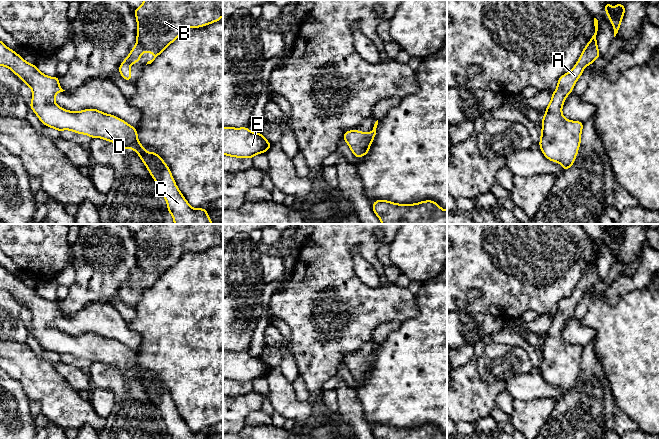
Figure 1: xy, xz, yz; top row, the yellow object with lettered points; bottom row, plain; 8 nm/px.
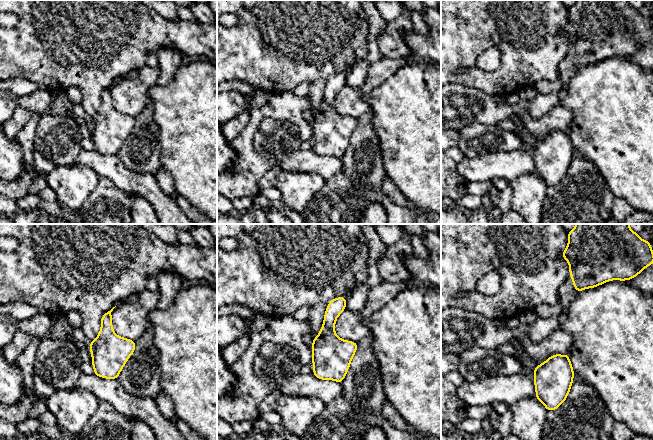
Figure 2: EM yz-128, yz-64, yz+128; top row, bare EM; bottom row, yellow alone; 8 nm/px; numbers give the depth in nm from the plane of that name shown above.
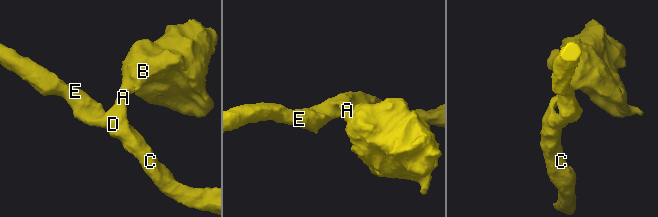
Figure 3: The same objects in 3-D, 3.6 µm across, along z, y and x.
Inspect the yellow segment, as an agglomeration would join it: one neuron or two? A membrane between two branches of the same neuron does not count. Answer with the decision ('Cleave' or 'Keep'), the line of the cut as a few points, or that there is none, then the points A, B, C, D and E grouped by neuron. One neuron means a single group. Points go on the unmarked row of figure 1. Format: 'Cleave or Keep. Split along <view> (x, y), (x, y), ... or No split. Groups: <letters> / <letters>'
Keep. No split. Groups: A B C D E

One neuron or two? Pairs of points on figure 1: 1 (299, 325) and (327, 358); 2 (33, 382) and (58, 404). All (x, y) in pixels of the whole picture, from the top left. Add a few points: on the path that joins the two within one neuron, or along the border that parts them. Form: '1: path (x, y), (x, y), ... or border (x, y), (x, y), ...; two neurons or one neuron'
1: path (307, 333), (318, 344), (319, 350); one neuron
2: path (39, 385), (52, 398); one neuron

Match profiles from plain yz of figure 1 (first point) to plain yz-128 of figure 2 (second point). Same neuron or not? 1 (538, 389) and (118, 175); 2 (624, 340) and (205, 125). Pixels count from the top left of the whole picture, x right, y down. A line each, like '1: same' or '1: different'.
1: same
2: same

